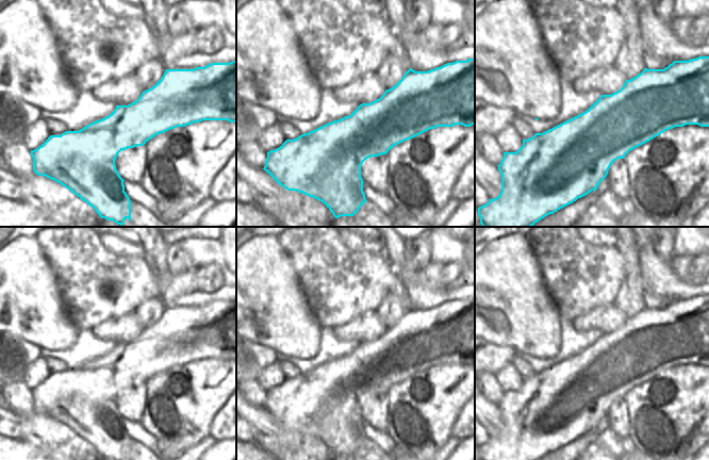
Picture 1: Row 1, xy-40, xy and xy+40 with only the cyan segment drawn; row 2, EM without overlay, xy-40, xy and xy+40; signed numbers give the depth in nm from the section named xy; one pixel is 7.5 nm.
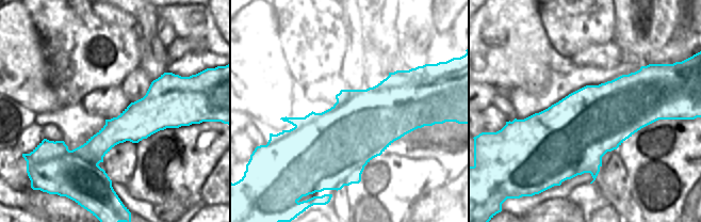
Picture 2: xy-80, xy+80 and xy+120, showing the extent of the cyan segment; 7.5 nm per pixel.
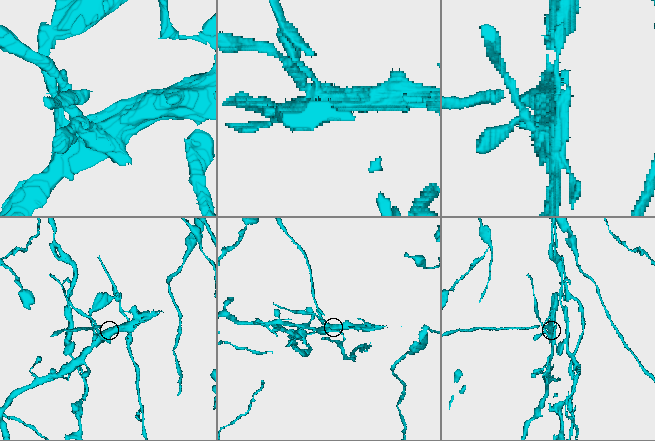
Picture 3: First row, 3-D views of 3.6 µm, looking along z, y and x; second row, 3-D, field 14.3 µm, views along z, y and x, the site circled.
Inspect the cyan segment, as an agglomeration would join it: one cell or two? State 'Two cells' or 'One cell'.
Two cells

